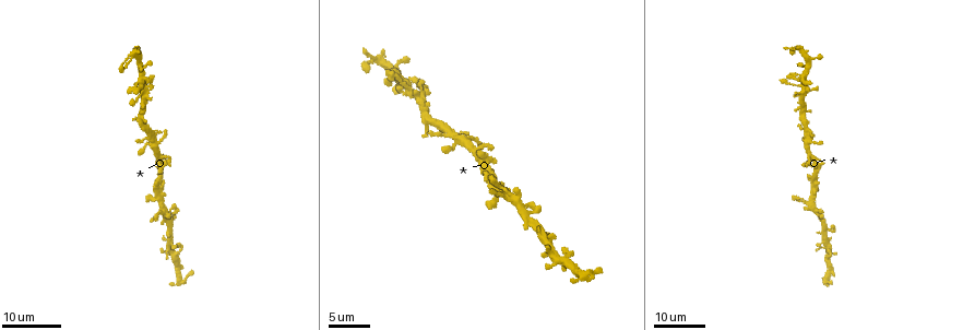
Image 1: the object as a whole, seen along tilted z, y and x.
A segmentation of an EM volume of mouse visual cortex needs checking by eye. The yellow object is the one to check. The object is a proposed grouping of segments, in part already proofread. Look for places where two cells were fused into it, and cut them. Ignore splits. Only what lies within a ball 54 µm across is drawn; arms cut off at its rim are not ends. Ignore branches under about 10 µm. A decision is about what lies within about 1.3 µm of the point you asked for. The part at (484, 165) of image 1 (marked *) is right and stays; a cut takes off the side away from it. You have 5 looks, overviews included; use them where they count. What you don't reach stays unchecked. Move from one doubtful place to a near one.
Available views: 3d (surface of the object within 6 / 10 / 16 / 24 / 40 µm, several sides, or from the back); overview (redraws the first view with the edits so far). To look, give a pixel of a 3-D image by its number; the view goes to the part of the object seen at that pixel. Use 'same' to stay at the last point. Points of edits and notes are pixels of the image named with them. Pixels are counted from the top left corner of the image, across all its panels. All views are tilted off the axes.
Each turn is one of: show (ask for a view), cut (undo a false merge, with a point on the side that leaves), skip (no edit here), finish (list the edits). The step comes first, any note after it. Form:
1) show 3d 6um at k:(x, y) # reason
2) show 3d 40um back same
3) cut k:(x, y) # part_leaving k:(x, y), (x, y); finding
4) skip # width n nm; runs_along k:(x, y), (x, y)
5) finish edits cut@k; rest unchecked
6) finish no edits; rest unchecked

show 3d 16um at 1:(806, 114) # narrows sharply

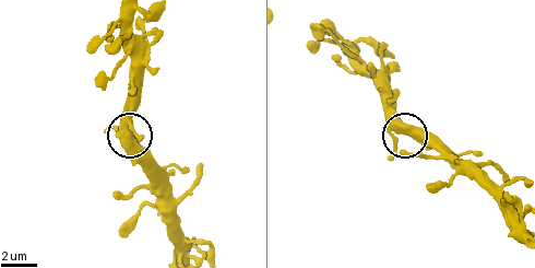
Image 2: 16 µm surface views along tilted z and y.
show 3d 10um same

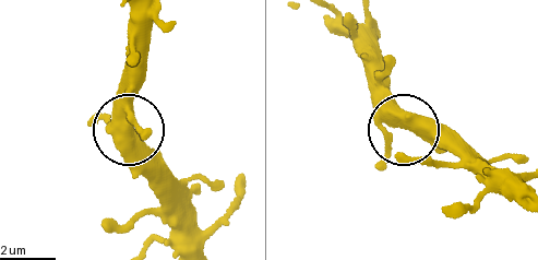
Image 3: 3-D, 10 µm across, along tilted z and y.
skip # all the same cell

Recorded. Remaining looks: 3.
show 3d 16um at 1:(813, 213) # thin neck

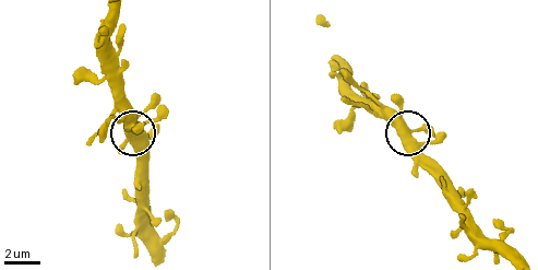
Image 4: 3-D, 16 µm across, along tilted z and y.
show 3d 6um at 4:(405, 134)

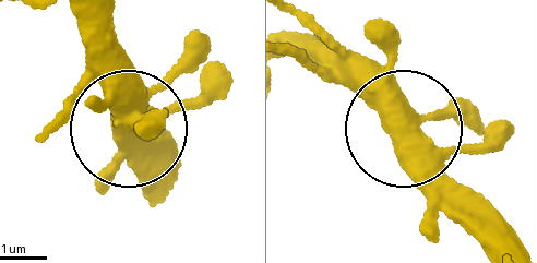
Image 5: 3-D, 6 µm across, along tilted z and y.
skip # arms 3; continuous, no second cell

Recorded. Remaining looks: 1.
finish no edits; rest unchecked

